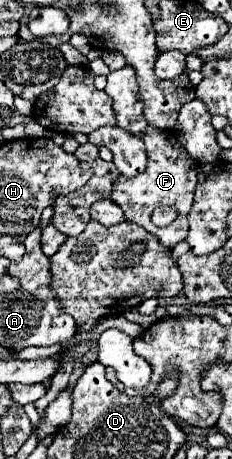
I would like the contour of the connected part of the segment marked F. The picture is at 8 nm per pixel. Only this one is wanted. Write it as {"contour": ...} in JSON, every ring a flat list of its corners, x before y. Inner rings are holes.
{"contour":[[149,126,149,134,145,134,143,142,145,142,145,148,149,154,149,166,147,166,145,174,139,174,137,178,131,178,131,180,125,180,121,176,117,180,117,186,113,188,111,200,123,208,125,218,129,222,135,222,135,224,143,226,145,230,149,230,165,246,175,246,177,242,185,240,187,230,189,230,187,212,189,212,189,206,193,204,193,192,197,186,197,170,195,170,197,162,193,162,193,158,189,158,189,154,185,154,185,148,181,146,181,142,175,138,173,132,155,130,153,126],[157,206,173,206,179,212,179,218,167,228,157,228,151,222,151,212]]}

